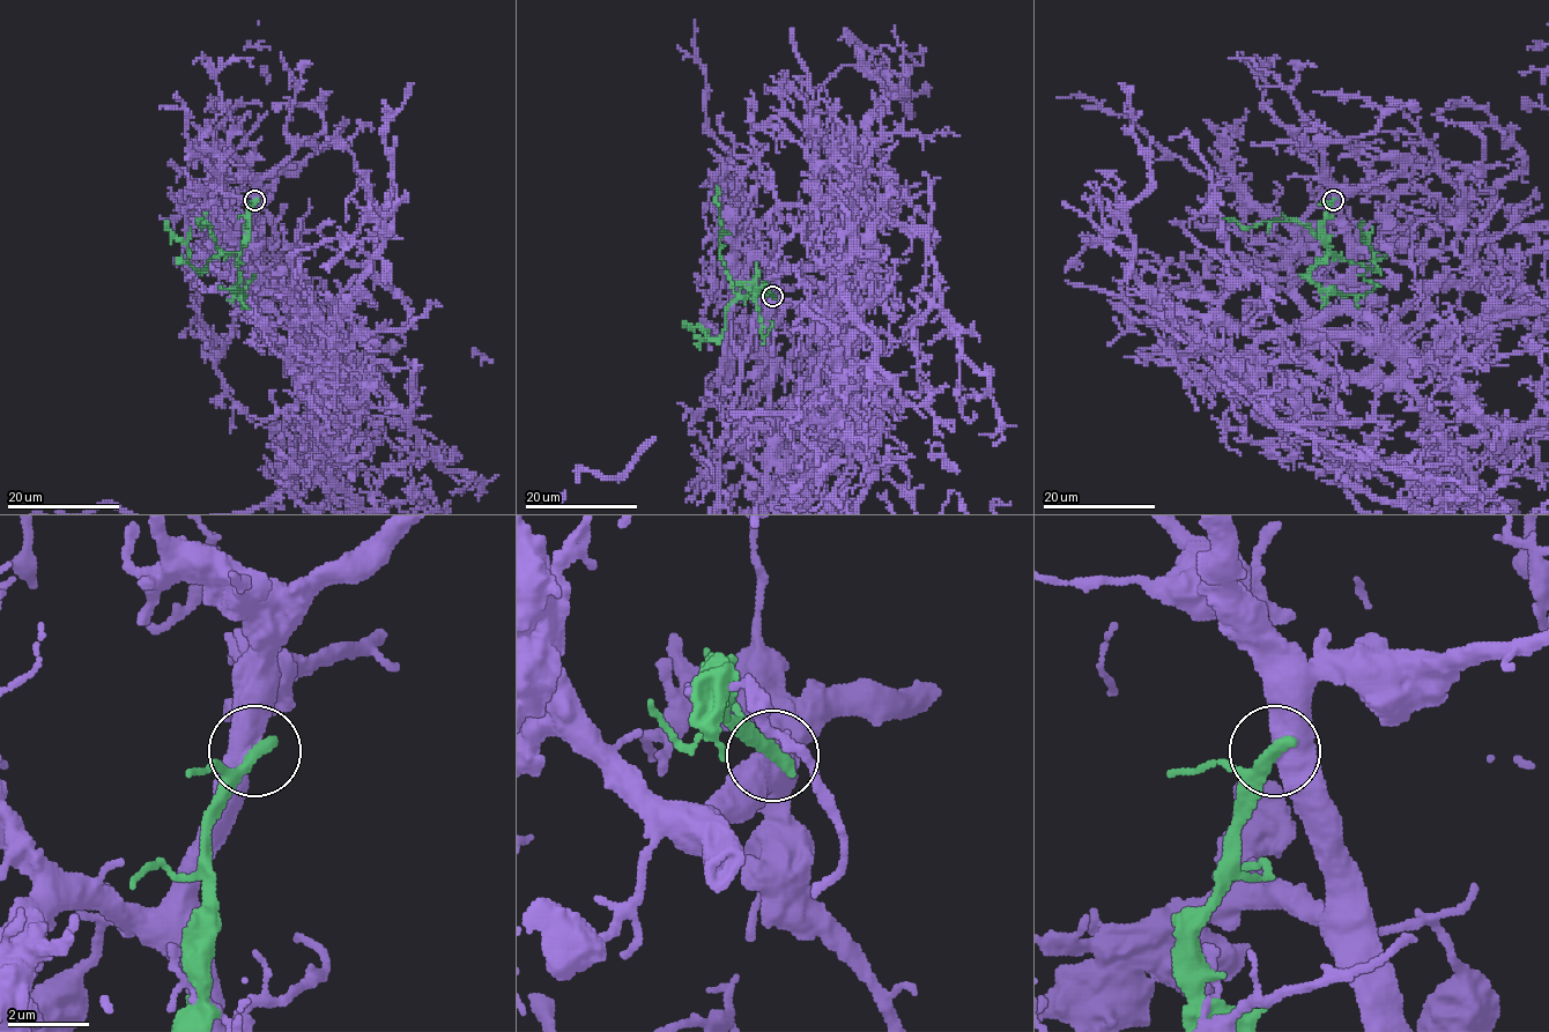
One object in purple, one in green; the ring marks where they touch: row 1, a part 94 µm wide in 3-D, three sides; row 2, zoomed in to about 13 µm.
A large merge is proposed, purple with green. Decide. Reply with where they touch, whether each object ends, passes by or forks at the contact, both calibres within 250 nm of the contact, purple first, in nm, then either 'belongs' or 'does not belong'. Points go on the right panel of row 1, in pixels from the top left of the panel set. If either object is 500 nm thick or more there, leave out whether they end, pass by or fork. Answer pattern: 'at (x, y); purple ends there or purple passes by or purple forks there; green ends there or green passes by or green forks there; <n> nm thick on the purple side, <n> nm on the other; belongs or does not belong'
at (1333, 200); 600 nm thick on the purple side, 400 nm on the other; does not belong

